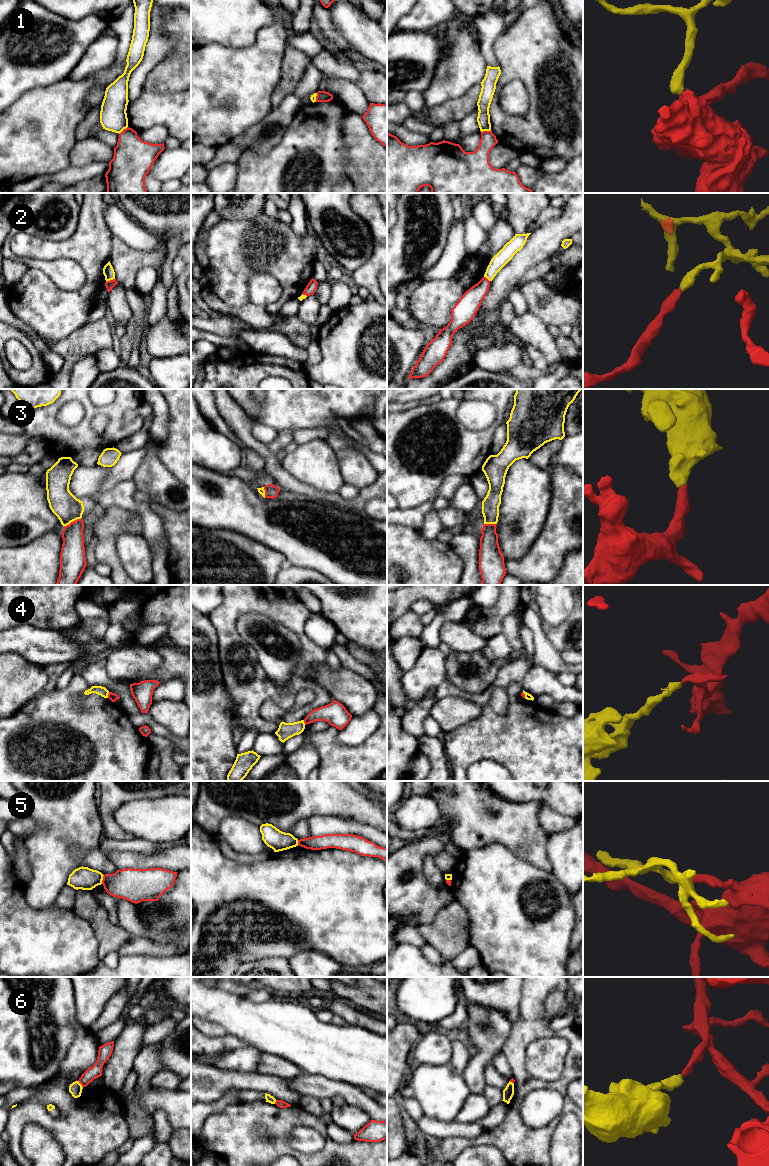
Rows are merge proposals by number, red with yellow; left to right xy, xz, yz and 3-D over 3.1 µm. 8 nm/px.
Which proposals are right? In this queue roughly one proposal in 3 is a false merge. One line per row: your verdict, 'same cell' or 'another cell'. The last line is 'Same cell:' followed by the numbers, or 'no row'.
1: another cell
2: another cell
3: same cell
4: another cell
5: another cell
6: another cell
Same cell: 3

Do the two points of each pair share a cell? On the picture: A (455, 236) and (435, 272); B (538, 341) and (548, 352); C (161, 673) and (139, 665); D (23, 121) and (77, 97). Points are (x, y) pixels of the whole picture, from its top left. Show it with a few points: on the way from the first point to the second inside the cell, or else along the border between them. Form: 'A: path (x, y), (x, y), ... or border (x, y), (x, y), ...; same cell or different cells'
A: path (455, 245), (455, 252), (444, 263); same cell
B: path (541, 344), (546, 349); same cell
C: border (155, 649), (161, 656), (162, 663), (134, 681); different cells
D: path (36, 120), (44, 120), (64, 103); same cell

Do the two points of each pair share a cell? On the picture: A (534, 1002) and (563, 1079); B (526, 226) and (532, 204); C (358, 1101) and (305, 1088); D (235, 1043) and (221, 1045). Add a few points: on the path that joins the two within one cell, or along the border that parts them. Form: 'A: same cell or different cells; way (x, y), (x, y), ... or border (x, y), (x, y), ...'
A: same cell; way (542, 1025), (572, 1041), (572, 1056)
B: same cell; way (526, 221), (527, 209)
C: same cell; way (345, 1090), (340, 1088), (318, 1088)
D: same cell; way (232, 1043), (224, 1044)

